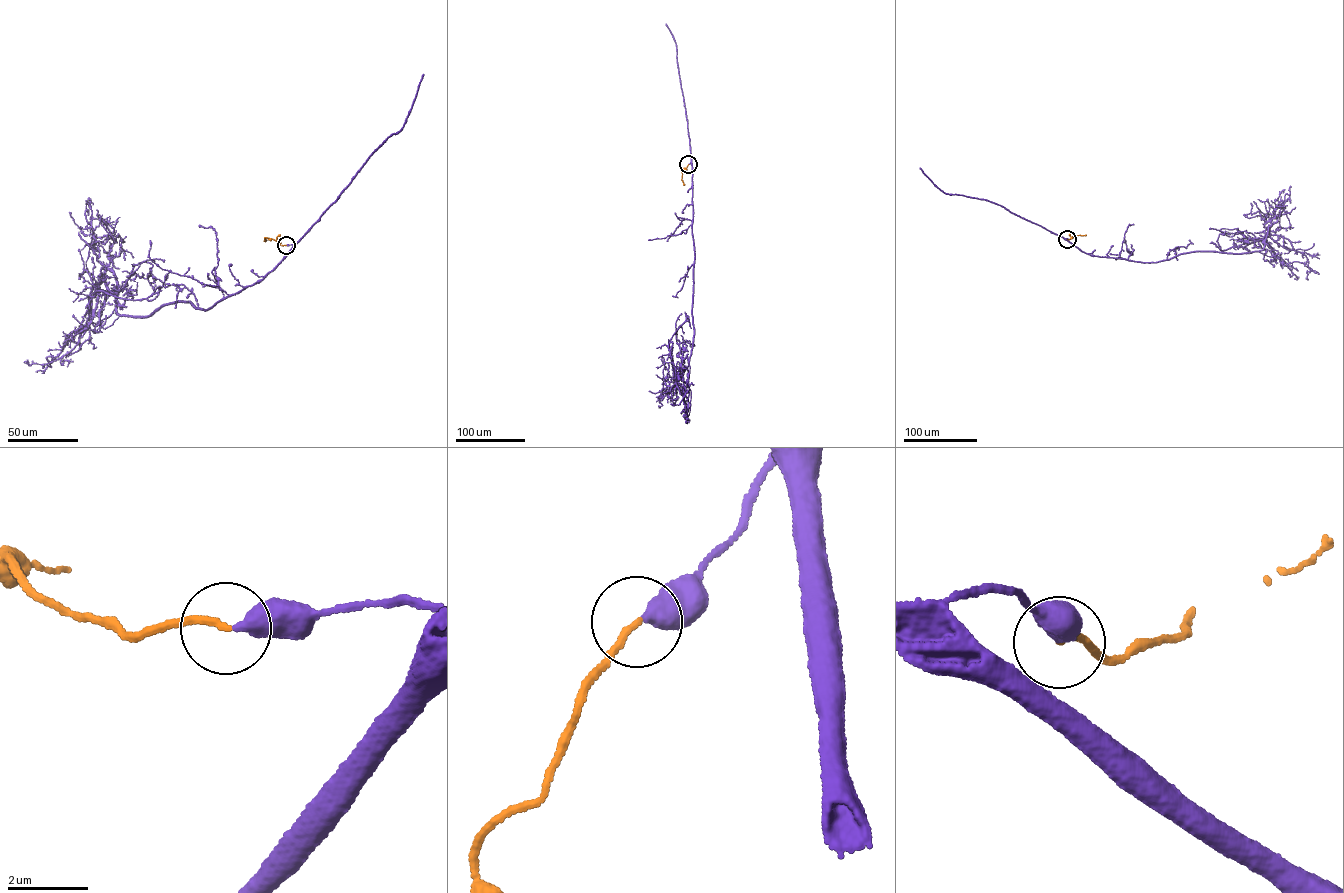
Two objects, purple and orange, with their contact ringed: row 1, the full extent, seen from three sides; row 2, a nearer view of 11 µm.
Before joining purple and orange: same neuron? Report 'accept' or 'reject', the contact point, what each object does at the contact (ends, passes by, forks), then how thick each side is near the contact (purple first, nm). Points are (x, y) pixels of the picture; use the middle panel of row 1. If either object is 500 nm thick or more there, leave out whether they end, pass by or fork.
accept; at (688, 164); purple ends there; orange ends there; 440 nm thick on the purple side, 150 nm on the other

